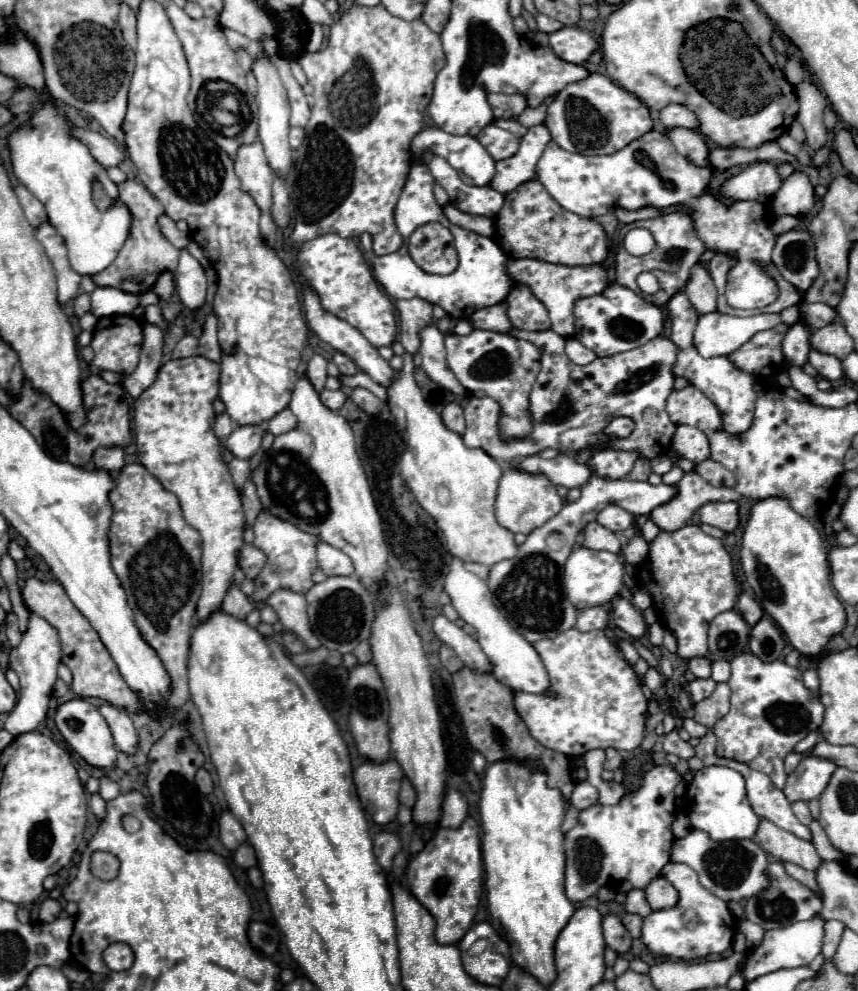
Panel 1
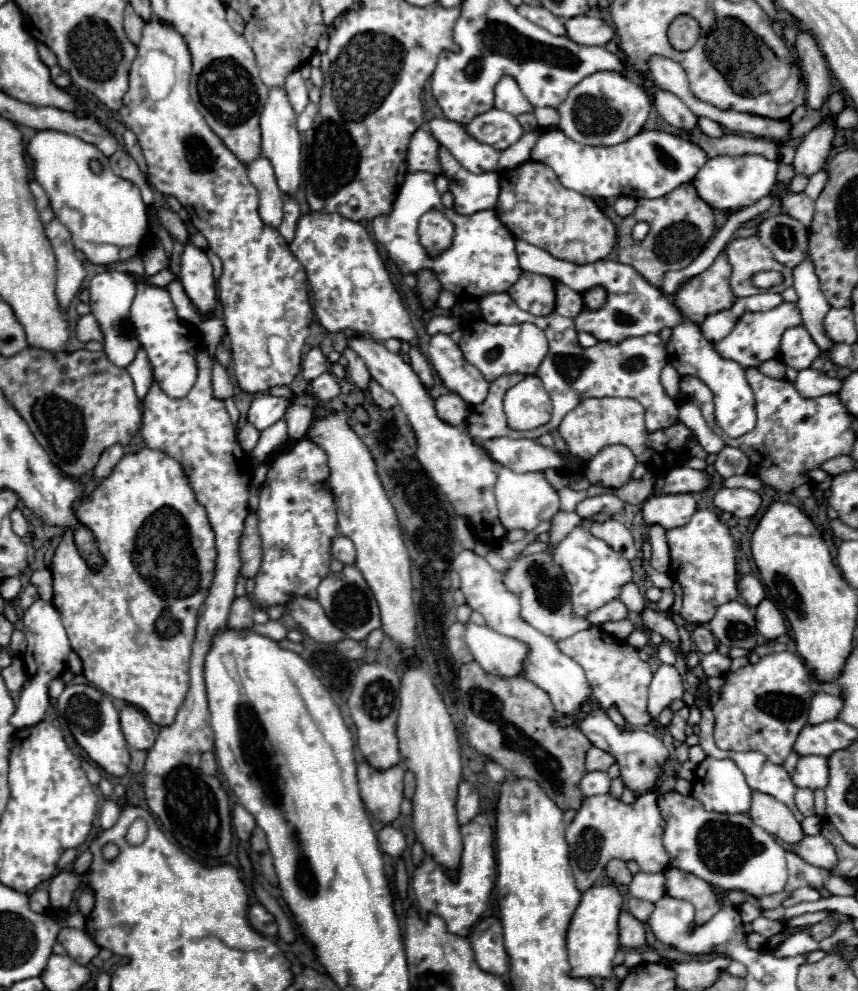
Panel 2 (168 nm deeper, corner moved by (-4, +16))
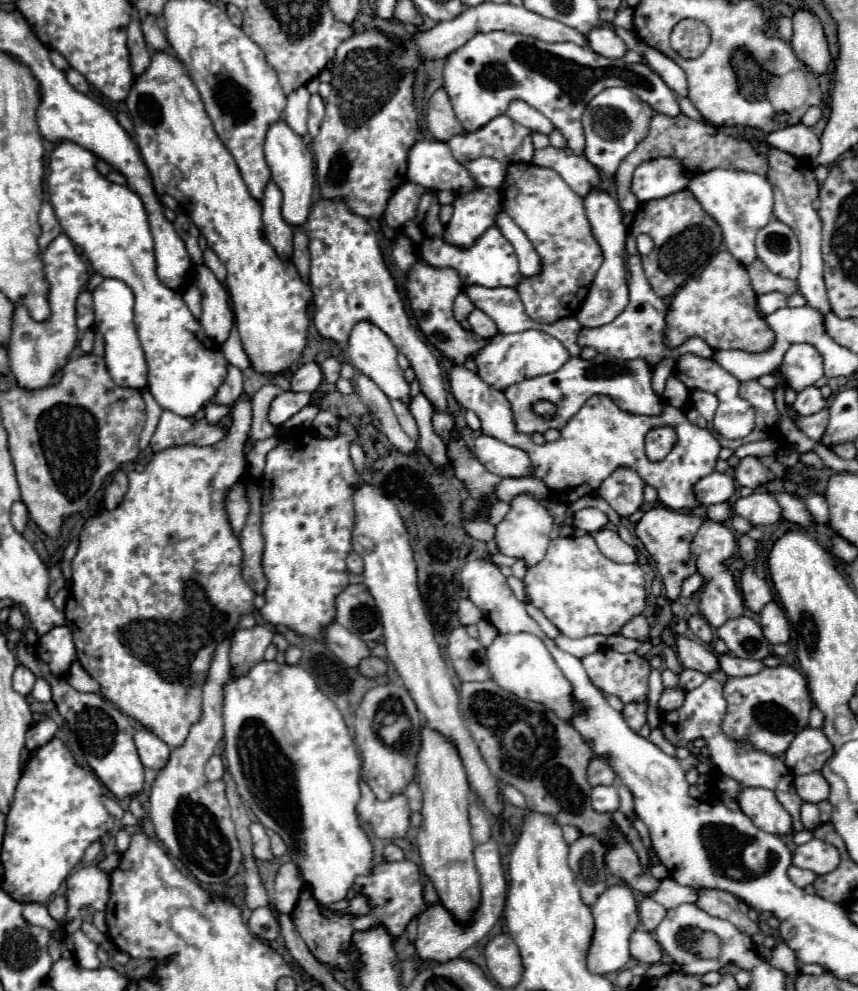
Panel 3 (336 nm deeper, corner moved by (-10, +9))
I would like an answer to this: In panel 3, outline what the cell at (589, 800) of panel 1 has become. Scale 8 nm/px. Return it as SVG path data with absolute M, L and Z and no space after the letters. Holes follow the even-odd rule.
M597 785L591 791L591 805L599 813L611 813L619 807L619 795L613 785Z

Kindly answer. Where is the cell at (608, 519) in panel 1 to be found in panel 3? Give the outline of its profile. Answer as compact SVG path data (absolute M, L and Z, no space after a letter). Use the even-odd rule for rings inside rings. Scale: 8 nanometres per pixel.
M591 507L591 509L581 509L581 511L577 511L575 517L573 517L573 525L575 525L577 529L587 531L587 533L597 533L597 531L601 531L607 523L609 523L609 517L607 517L603 511L595 509L595 507Z

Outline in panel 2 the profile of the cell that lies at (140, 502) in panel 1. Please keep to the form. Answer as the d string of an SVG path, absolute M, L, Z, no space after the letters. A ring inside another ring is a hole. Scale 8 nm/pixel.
M143 448L135 454L125 454L121 458L121 462L115 466L115 470L111 472L111 476L107 476L95 490L93 494L89 494L79 510L77 510L77 520L89 528L97 540L97 546L99 546L99 554L103 556L105 564L97 570L91 570L87 566L87 562L83 560L83 556L79 556L79 550L75 548L75 538L73 538L73 530L67 530L59 548L55 550L55 556L53 556L53 590L55 590L55 596L53 596L53 606L57 608L57 612L61 614L61 620L65 624L65 630L67 630L67 636L69 636L69 642L71 642L71 648L77 652L77 656L81 658L83 662L83 674L85 678L97 686L99 690L103 690L105 694L117 698L117 700L123 700L131 706L137 706L141 708L149 720L157 726L167 726L167 724L173 724L175 722L175 714L177 710L181 708L183 700L185 700L185 694L187 694L187 688L189 688L189 658L191 658L191 644L195 640L195 620L197 620L197 612L203 604L203 600L207 598L207 588L211 588L211 580L213 580L213 574L215 574L215 532L209 524L209 518L207 518L207 512L205 508L197 502L195 498L195 492L189 484L189 478L183 470L183 466L179 464L179 460L167 456L165 452L161 450L151 450L151 448Z

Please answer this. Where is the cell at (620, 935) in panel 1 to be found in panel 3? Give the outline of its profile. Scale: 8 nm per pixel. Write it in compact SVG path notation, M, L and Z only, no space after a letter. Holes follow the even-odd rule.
M635 929L631 935L631 955L641 963L653 965L661 959L661 947L649 931Z

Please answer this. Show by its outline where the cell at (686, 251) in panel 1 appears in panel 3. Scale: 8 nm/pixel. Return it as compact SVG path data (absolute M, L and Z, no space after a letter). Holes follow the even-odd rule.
M683 189L679 193L673 193L665 199L641 203L635 213L635 223L631 223L629 233L627 233L627 253L635 255L635 237L647 233L651 235L655 249L649 255L641 257L643 271L653 287L653 291L659 297L669 297L673 295L685 281L695 277L707 261L713 257L721 243L721 229L715 223L713 217L709 217L693 193L689 189ZM635 225L635 229L633 229Z

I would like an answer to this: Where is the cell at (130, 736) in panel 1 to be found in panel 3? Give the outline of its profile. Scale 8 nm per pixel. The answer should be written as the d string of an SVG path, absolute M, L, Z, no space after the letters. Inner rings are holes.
M139 729L135 731L133 739L135 739L139 759L145 767L151 767L157 771L165 765L165 759L169 759L171 747L163 743L155 733L151 733L149 729Z

